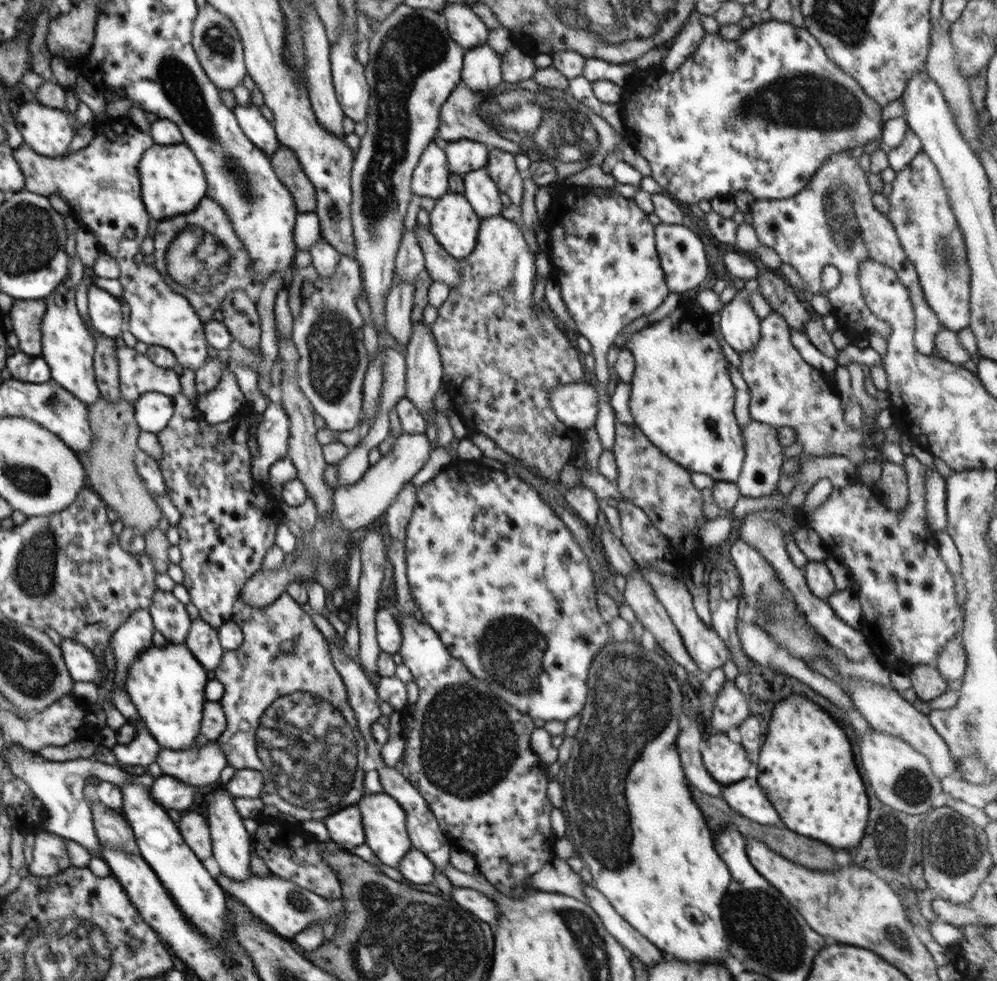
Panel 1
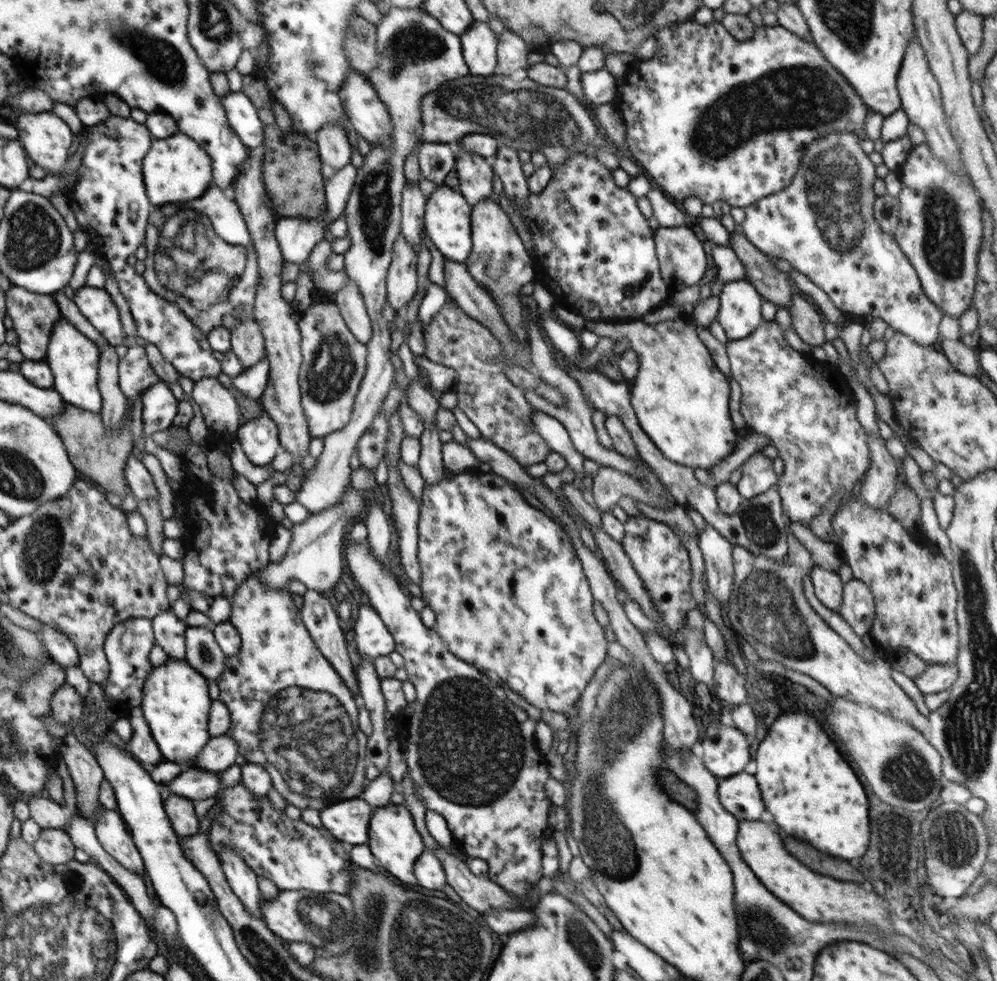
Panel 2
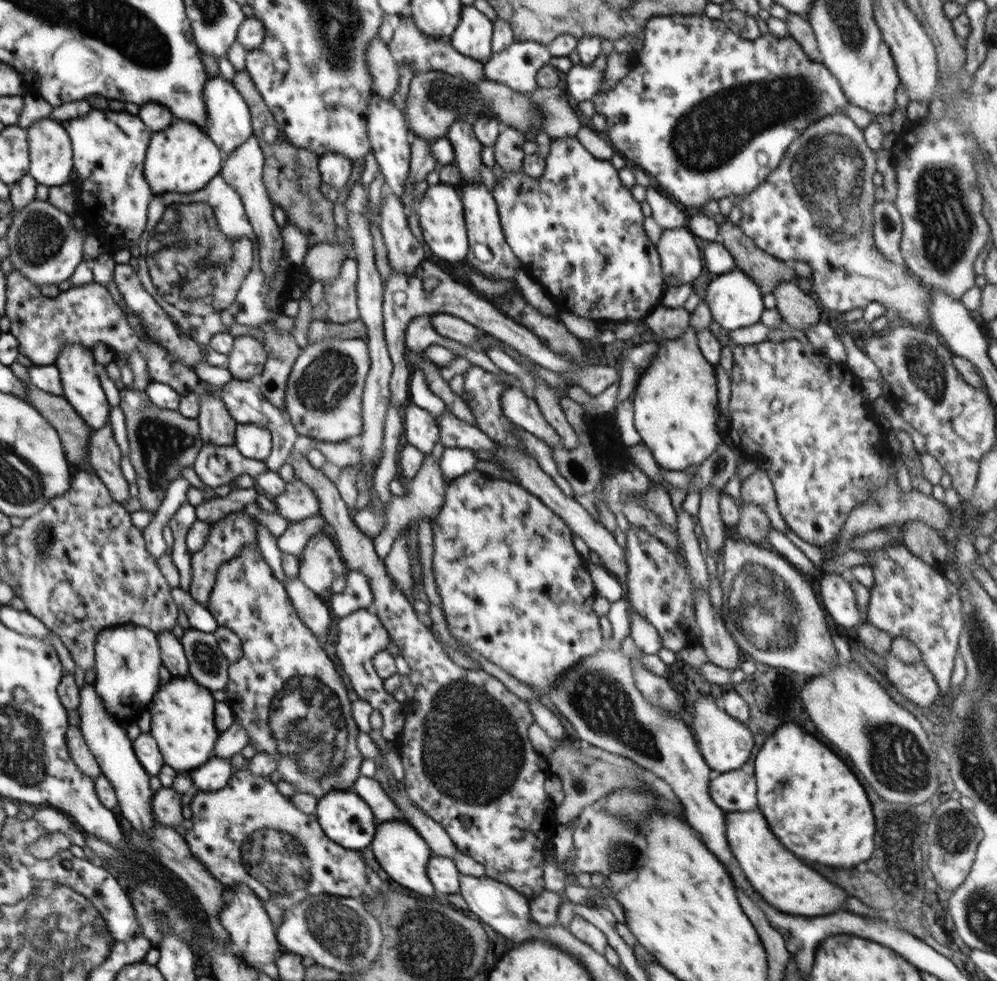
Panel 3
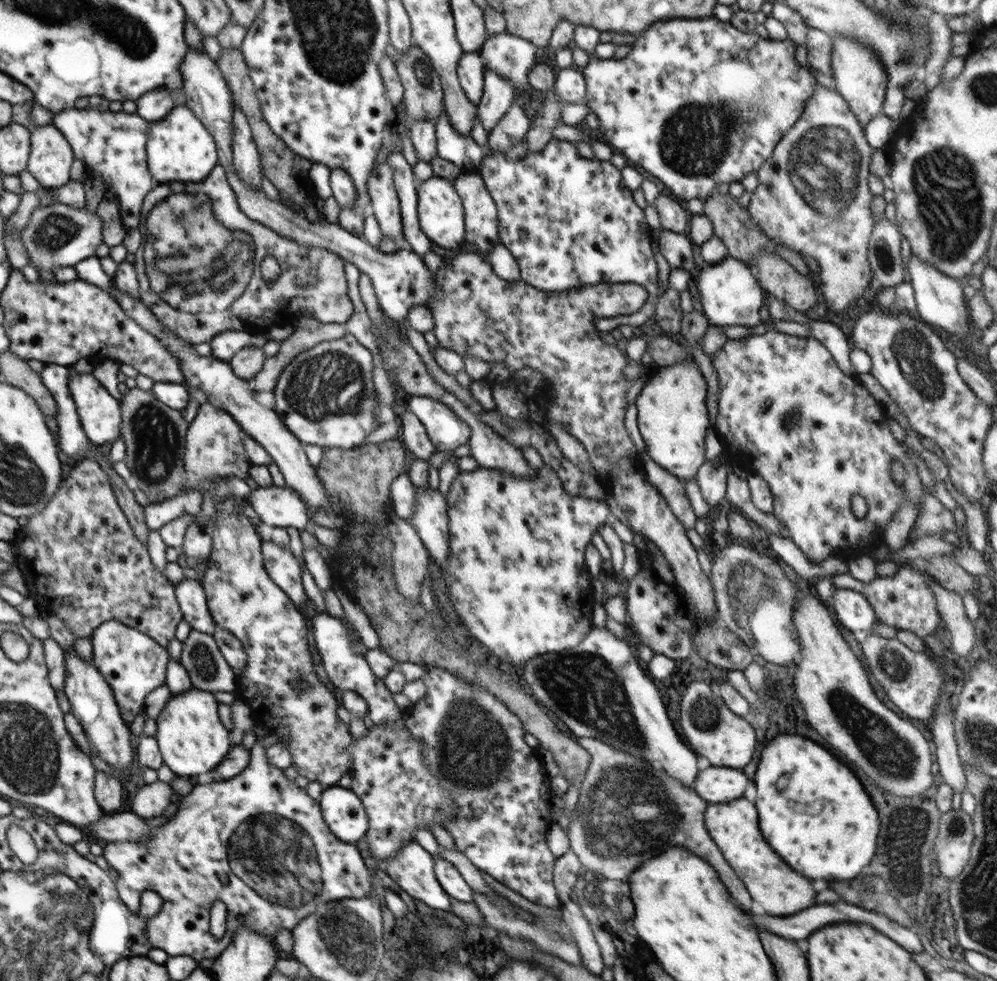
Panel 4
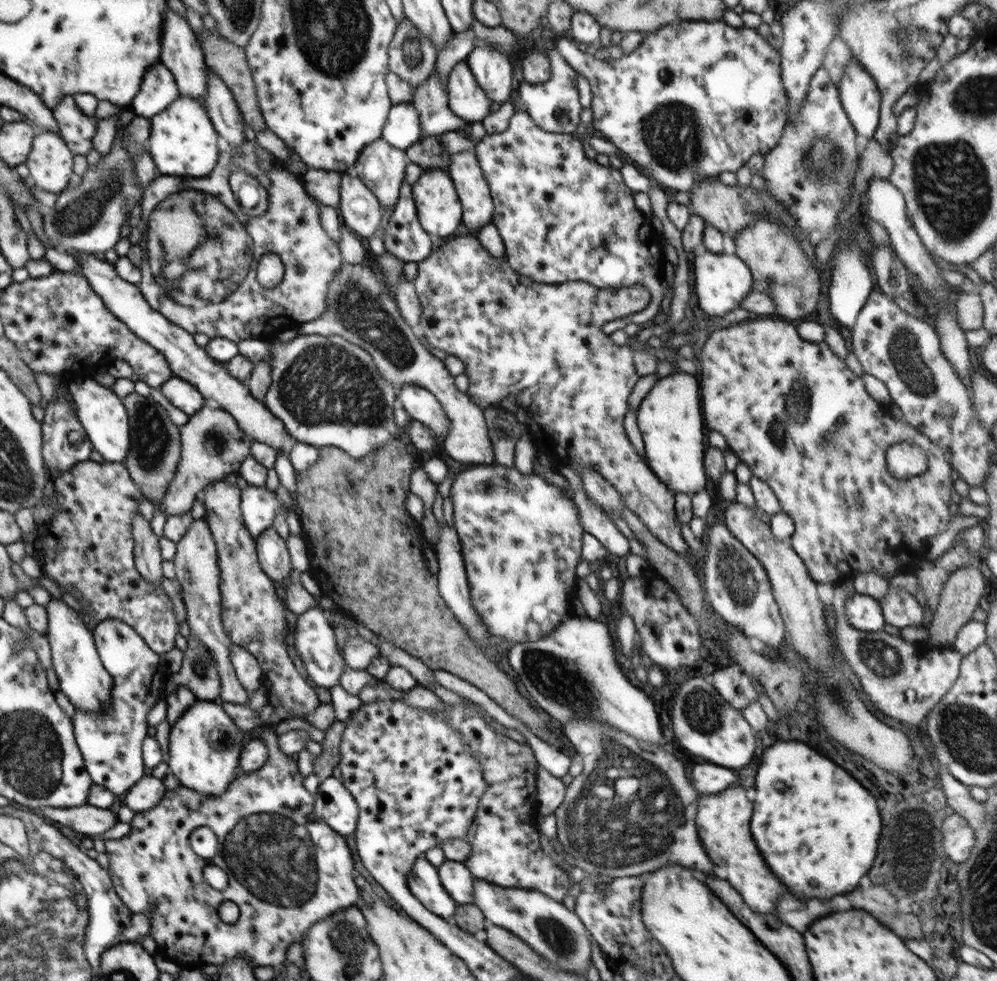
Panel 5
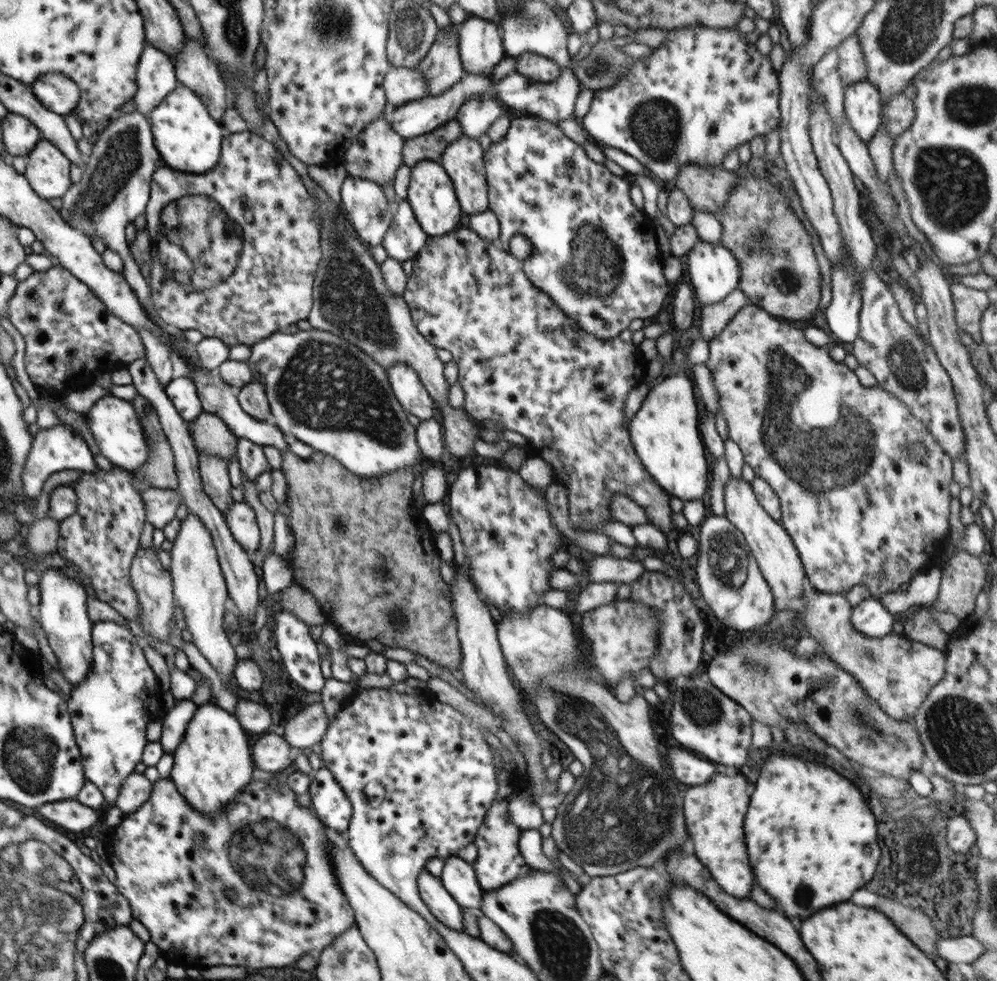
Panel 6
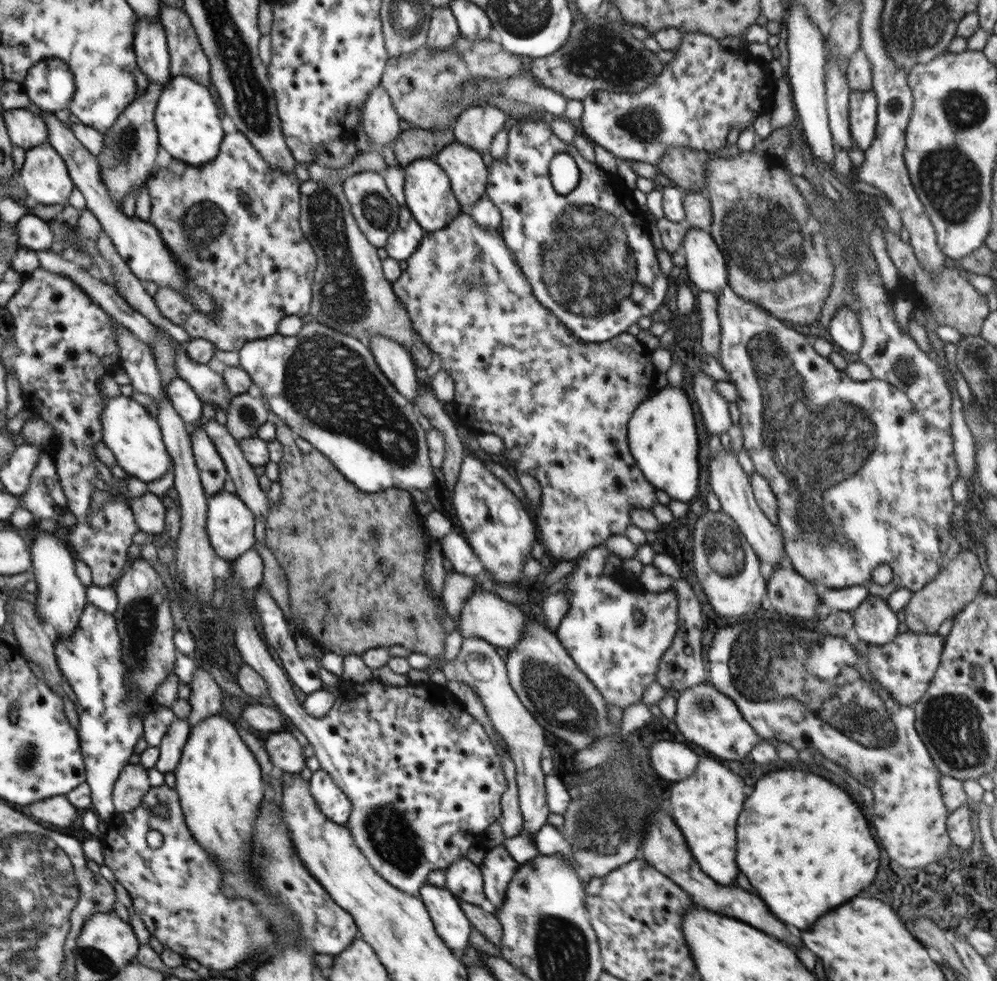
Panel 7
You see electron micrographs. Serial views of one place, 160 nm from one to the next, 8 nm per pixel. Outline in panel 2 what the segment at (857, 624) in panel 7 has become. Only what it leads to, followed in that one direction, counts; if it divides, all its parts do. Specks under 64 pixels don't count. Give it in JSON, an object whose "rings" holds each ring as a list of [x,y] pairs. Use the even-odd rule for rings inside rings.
{"rings":[[[814,566],[809,574],[814,586],[814,592],[826,606],[837,612],[843,598],[843,586],[845,583],[837,572],[824,570],[822,567]]]}

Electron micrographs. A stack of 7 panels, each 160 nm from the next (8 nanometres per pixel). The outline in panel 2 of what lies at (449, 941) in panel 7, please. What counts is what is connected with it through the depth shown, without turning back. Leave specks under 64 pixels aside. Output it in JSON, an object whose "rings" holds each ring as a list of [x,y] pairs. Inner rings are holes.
{"rings":[[[393,803],[384,808],[373,810],[372,818],[369,822],[368,846],[377,862],[382,865],[402,883],[418,885],[416,874],[413,871],[415,862],[419,856],[427,849],[422,841],[422,836],[414,826],[414,820],[405,804],[394,805]]]}

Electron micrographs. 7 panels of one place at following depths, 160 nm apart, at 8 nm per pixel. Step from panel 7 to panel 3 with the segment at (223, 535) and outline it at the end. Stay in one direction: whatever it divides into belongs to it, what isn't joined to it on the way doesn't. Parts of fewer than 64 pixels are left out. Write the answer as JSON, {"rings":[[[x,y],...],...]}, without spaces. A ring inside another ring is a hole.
{"rings":[[[295,480],[285,486],[280,496],[275,496],[280,515],[288,522],[297,523],[313,516],[321,516],[319,496],[304,481]]]}

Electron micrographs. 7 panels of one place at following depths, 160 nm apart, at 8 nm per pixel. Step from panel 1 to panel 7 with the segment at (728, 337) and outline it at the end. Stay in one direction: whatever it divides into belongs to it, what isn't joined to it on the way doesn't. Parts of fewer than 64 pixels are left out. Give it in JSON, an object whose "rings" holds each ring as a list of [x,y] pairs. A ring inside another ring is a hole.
{"rings":[[[688,226],[682,248],[690,281],[700,291],[716,294],[728,285],[726,256],[709,232]]]}

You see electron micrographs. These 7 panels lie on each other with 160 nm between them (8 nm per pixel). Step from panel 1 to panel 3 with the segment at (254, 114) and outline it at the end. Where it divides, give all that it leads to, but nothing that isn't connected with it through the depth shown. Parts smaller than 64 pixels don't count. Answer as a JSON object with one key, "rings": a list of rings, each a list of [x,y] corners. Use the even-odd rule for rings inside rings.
{"rings":[[[222,75],[208,76],[204,87],[205,111],[207,112],[207,134],[220,150],[231,153],[245,140],[254,136],[248,104],[238,89]]]}

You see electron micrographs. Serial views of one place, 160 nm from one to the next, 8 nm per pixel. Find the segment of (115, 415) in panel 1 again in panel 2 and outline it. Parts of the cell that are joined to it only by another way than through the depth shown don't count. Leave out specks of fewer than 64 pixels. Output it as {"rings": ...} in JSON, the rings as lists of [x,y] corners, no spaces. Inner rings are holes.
{"rings":[[[64,404],[64,411],[53,417],[50,423],[64,441],[70,462],[76,470],[86,474],[98,488],[106,492],[113,492],[122,498],[130,492],[125,479],[125,468],[133,453],[128,431],[124,428],[118,431],[107,429],[100,413],[84,411],[68,404]]]}

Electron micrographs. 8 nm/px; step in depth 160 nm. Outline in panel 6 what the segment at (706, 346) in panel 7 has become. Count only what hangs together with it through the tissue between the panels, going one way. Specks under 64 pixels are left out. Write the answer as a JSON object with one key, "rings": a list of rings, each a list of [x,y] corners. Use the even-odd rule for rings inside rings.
{"rings":[[[736,290],[726,296],[720,303],[699,306],[698,316],[701,318],[702,338],[706,342],[716,339],[720,332],[728,325],[729,320],[740,309],[750,305],[750,300],[744,295],[744,291]]]}

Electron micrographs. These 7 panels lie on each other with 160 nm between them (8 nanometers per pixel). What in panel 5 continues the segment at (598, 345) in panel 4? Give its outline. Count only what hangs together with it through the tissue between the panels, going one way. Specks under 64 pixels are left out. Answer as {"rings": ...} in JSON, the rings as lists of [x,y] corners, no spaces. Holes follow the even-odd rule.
{"rings":[[[465,231],[458,233],[455,239],[450,240],[448,243],[444,242],[438,250],[432,251],[425,260],[418,263],[418,276],[412,282],[415,284],[415,292],[422,312],[420,326],[417,330],[419,335],[424,336],[430,346],[440,348],[448,355],[455,356],[464,362],[464,374],[468,376],[469,380],[466,394],[470,396],[470,400],[480,410],[497,408],[502,412],[508,412],[514,415],[518,422],[523,424],[524,431],[535,439],[550,438],[554,440],[554,450],[552,452],[558,456],[558,460],[563,461],[566,465],[573,466],[578,474],[580,467],[592,467],[596,472],[599,472],[621,494],[623,504],[634,514],[638,515],[638,518],[656,539],[678,553],[680,557],[688,555],[689,547],[684,538],[682,538],[681,523],[678,521],[676,510],[674,509],[674,492],[654,474],[648,462],[644,462],[642,457],[635,451],[624,426],[625,415],[628,413],[629,408],[628,398],[632,389],[636,386],[636,382],[641,377],[637,373],[634,364],[634,350],[626,346],[616,346],[609,336],[602,331],[602,328],[612,320],[638,313],[648,307],[650,292],[644,286],[606,290],[604,287],[597,287],[592,283],[586,282],[566,282],[559,285],[533,282],[526,276],[516,273],[516,270],[511,268],[507,260],[496,259],[483,247],[474,234],[466,233]]]}

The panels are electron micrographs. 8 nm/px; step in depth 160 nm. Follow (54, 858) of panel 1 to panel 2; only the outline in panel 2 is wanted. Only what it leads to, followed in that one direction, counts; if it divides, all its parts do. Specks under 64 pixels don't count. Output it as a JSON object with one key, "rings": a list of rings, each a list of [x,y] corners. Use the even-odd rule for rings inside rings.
{"rings":[[[42,829],[33,844],[38,856],[46,863],[62,865],[75,859],[75,846],[62,829]]]}

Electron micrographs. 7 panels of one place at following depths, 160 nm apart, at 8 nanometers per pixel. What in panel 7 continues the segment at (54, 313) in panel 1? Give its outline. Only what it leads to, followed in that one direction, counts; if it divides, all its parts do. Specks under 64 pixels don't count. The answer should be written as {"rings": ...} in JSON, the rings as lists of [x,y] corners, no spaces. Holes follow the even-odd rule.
{"rings":[[[126,396],[110,397],[108,406],[104,408],[104,414],[101,417],[103,424],[103,442],[114,453],[118,466],[121,466],[128,474],[128,477],[138,478],[142,482],[152,482],[164,476],[171,465],[171,456],[168,454],[167,448],[163,443],[163,436],[158,421],[134,401]]]}

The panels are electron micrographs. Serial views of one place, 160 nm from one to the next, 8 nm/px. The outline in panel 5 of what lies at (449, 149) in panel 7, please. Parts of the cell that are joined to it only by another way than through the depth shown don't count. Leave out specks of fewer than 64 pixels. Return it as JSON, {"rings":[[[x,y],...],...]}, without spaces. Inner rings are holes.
{"rings":[[[469,148],[464,152],[457,152],[451,155],[450,165],[446,169],[450,175],[455,189],[457,190],[459,201],[463,206],[462,229],[466,233],[476,234],[476,231],[486,226],[493,219],[495,206],[487,180],[484,178],[480,168],[474,148]]]}

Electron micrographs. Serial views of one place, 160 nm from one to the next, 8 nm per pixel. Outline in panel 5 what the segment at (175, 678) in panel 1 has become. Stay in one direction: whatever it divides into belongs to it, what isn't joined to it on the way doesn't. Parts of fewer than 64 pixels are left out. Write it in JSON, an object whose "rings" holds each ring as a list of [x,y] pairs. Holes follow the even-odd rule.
{"rings":[[[197,701],[171,726],[168,766],[182,787],[201,795],[218,796],[239,776],[243,731],[223,709],[220,701]]]}

